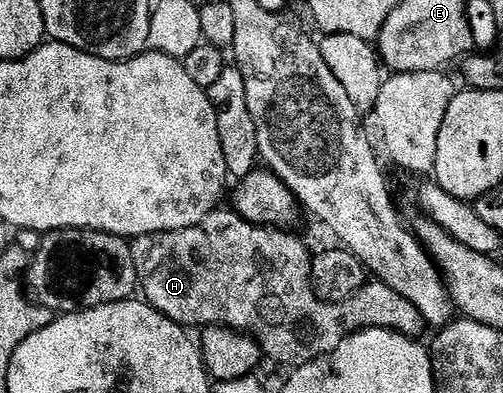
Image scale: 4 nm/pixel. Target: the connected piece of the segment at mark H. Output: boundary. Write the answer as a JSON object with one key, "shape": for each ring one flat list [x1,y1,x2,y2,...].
{"shape":[[218,209,202,223,178,231,160,231,139,235,132,240,133,260,137,270,140,294,154,311,162,311,167,318,184,324,186,328,230,327,253,336,266,360,286,363,296,369,305,363,331,353,349,335,372,327,386,327,401,335,421,337,427,331,423,313,395,289,380,281,366,282,365,288,353,299,342,303,328,303,313,291,311,265,313,255,297,235,283,231,280,226,261,226,249,223,233,209]]}

